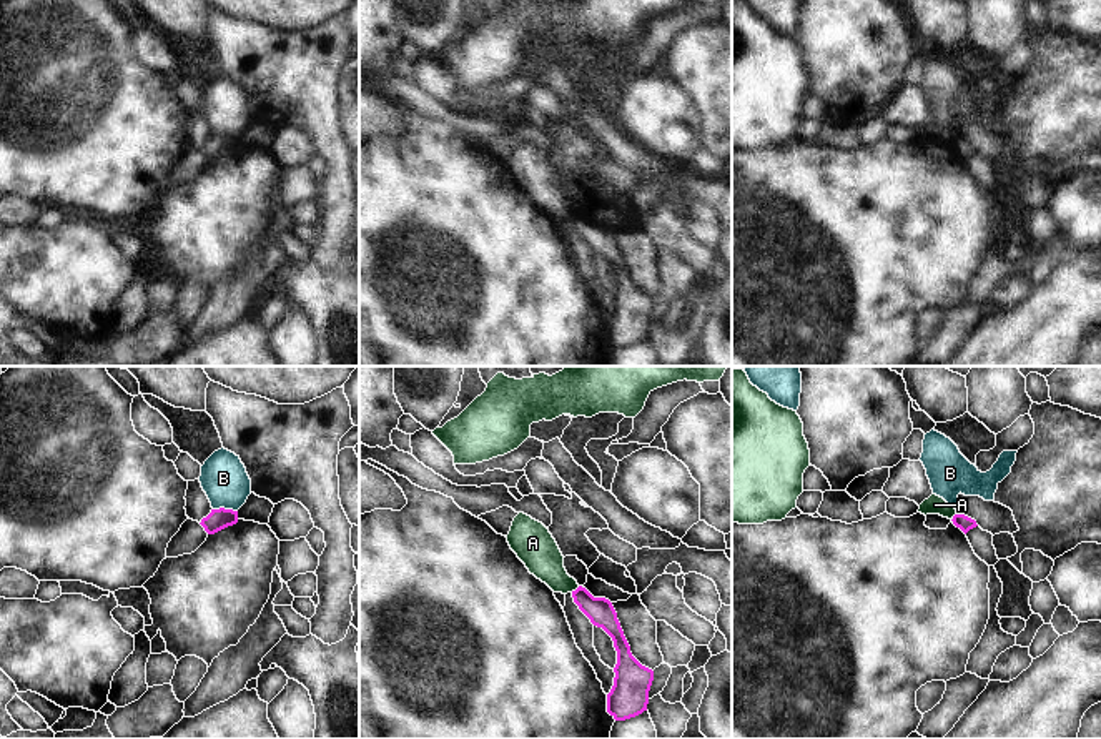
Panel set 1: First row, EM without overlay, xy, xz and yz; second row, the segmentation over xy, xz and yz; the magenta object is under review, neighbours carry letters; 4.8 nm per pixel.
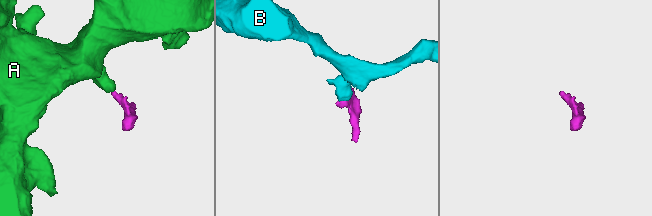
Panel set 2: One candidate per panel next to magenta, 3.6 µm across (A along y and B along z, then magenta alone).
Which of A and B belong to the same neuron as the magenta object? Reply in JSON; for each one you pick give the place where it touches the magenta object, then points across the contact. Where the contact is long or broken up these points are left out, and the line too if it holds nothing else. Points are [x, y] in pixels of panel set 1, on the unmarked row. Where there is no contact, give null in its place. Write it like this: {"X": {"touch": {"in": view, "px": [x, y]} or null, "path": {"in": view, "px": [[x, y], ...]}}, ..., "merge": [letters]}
{"merge": []}

